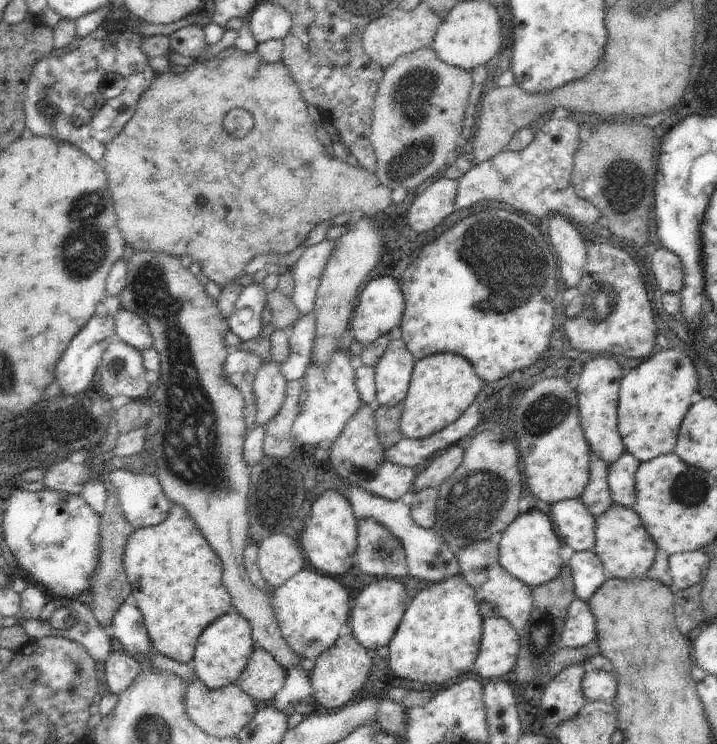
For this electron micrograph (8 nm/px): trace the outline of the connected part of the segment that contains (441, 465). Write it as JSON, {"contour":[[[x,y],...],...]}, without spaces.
{"contour":[[[461,444],[449,447],[444,454],[435,458],[426,470],[423,470],[415,477],[415,483],[412,484],[411,492],[413,495],[424,488],[438,488],[444,484],[444,480],[454,473],[456,468],[460,467],[465,456],[465,450]]]}

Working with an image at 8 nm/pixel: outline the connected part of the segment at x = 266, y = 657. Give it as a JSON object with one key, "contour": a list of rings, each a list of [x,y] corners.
{"contour":[[[254,649],[248,665],[235,684],[258,702],[271,702],[285,684],[285,670],[263,649]]]}

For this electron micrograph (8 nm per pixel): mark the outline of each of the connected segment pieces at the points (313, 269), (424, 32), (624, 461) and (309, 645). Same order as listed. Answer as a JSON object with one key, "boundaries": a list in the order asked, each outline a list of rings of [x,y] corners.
{"boundaries":[[[[322,240],[306,249],[298,262],[289,268],[294,280],[294,288],[289,297],[302,316],[313,311],[316,294],[328,258],[334,251],[335,240]]],[[[421,1],[416,9],[406,11],[397,7],[381,18],[372,20],[362,38],[362,47],[365,54],[371,59],[374,65],[379,65],[386,70],[394,63],[398,56],[411,54],[423,47],[430,47],[436,36],[438,26],[442,20],[436,12],[426,2]]],[[[627,451],[609,466],[608,485],[613,504],[633,508],[636,503],[635,475],[640,467],[636,456]]],[[[303,567],[290,580],[271,590],[271,606],[286,644],[302,659],[317,660],[339,638],[340,629],[348,624],[350,594],[329,575]]]]}

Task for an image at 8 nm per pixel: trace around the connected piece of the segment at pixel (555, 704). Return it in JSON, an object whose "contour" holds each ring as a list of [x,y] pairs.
{"contour":[[[578,662],[578,664],[570,666],[570,668],[566,668],[566,670],[562,670],[556,677],[547,679],[547,687],[542,698],[542,706],[540,706],[546,724],[558,726],[564,720],[570,720],[570,718],[573,718],[580,712],[586,702],[581,686],[585,672],[585,663]]]}

